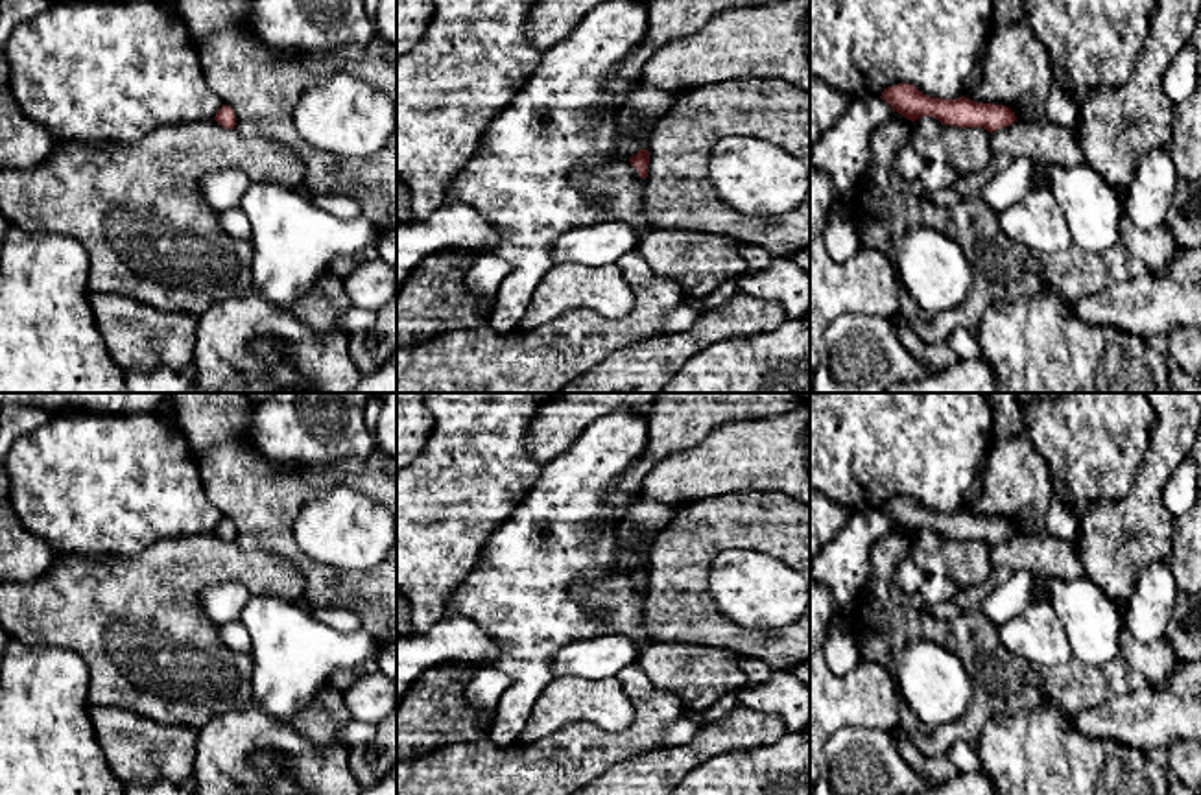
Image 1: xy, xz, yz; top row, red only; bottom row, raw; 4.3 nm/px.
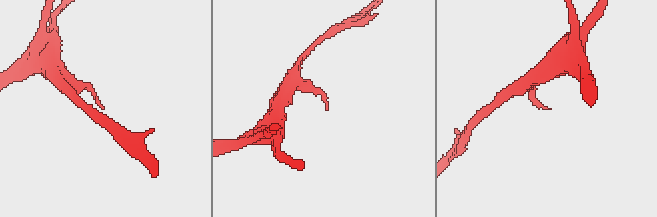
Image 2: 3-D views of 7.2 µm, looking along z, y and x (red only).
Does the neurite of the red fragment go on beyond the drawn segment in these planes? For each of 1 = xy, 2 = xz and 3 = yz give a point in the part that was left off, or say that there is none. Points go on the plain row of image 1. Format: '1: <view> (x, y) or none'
1: none
2: none
3: none

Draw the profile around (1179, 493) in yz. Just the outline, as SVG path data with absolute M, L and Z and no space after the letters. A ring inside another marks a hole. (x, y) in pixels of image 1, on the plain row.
M1190 454L1183 459L1175 474L1164 485L1162 498L1168 511L1175 518L1184 515L1195 504L1197 474Z

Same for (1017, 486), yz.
M1024 432L991 448L981 491L965 511L1005 518L1022 535L1040 535L1052 500L1050 465Z

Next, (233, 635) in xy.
M240 620L218 623L216 636L227 649L234 653L249 653L253 647L253 642Z

